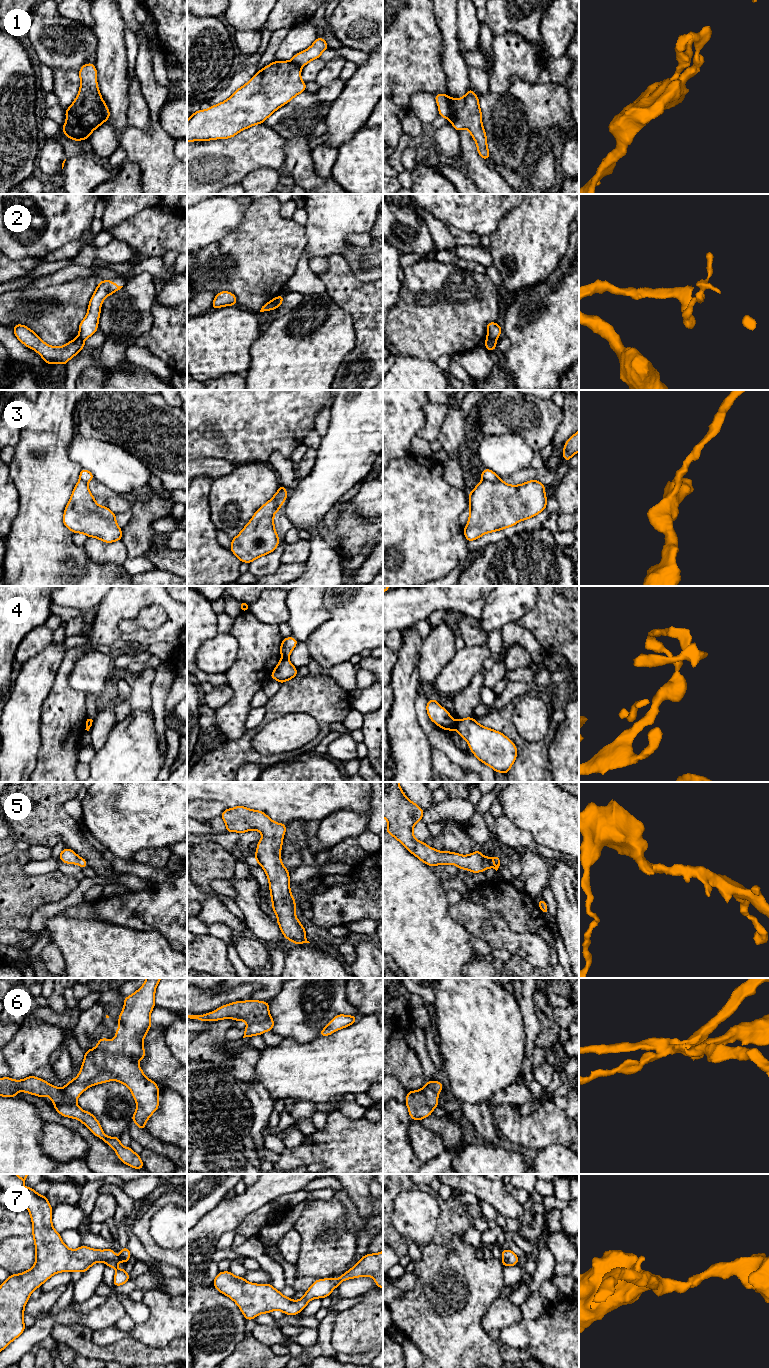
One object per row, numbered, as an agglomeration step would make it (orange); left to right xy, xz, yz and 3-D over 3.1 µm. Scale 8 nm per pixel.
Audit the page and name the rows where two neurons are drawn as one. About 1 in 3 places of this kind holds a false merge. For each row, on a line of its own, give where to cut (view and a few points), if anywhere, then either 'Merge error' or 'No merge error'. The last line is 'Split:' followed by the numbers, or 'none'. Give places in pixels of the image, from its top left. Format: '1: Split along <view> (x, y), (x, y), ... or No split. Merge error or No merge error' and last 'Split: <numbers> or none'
1: Split along yz (450, 98), (450, 116), (448, 118). Merge error
2: Split along xz (277, 297), (275, 308). Merge error
3: Split along yz (498, 478), (482, 481). Merge error
4: Split along xz (282, 658), (287, 659). Merge error
5: No split. No merge error
6: Split along xz (271, 1017), (248, 1024). Merge error
7: No split. No merge error
Split: 1, 2, 3, 4, 6

